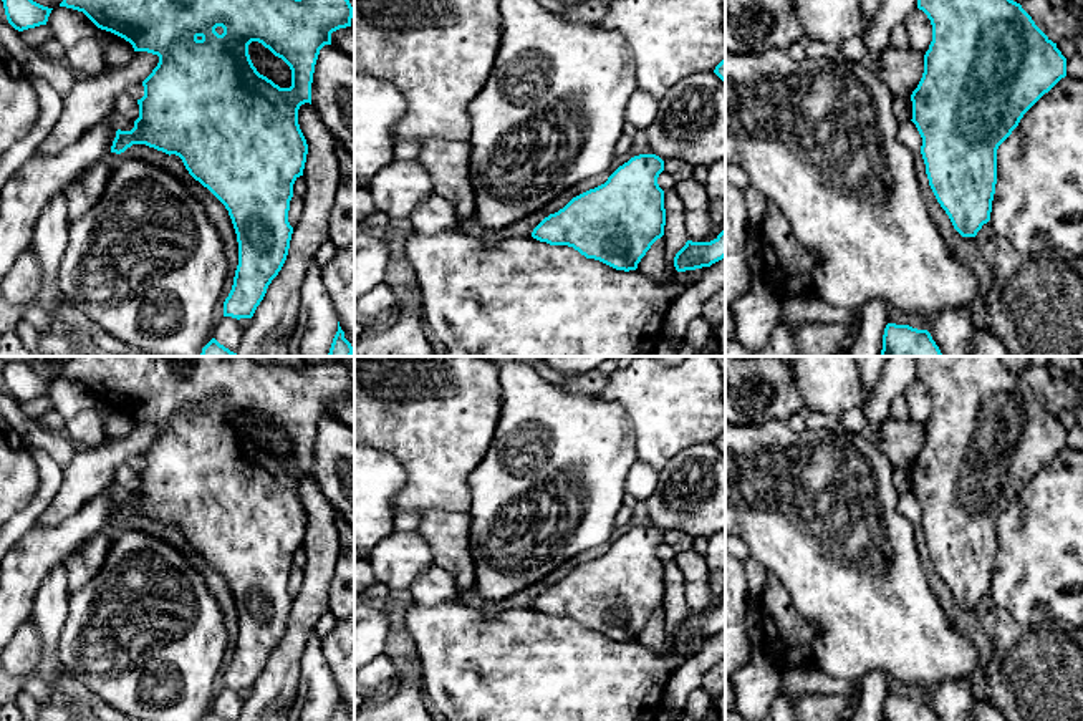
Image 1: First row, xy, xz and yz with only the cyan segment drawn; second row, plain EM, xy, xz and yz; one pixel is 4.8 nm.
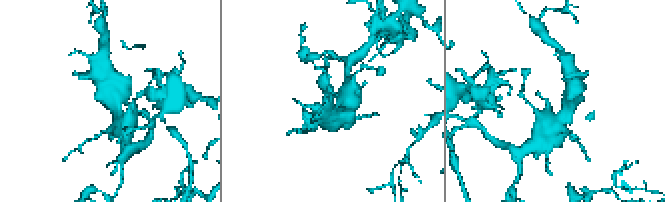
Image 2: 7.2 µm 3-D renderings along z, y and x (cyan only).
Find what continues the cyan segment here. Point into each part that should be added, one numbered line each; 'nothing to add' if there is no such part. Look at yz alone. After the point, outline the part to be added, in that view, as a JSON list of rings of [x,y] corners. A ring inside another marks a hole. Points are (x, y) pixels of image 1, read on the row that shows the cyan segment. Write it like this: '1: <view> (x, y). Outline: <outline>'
nothing to add

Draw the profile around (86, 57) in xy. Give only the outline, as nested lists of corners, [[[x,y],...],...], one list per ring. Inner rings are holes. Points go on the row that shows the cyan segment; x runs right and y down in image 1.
[[[98,28],[98,31],[88,38],[83,38],[75,46],[66,50],[65,63],[84,75],[84,76],[94,76],[104,70],[104,53],[99,36],[116,36],[111,31]]]

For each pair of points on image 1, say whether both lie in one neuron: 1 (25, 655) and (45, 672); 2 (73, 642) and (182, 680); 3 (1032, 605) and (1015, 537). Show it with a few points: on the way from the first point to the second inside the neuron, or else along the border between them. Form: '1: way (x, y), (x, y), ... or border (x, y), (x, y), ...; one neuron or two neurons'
1: border (35, 627), (40, 637), (40, 657), (32, 670); two neurons
2: way (100, 642), (143, 642), (156, 655); one neuron
3: way (1032, 589), (1032, 554); one neuron

